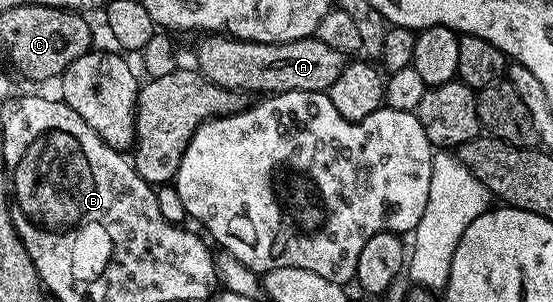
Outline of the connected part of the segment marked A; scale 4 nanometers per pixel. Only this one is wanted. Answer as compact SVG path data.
M209 34L204 37L205 41L197 48L197 64L201 75L207 77L211 82L215 82L215 86L223 86L232 92L244 92L252 94L252 92L261 92L257 94L276 94L278 92L323 92L328 93L331 82L335 82L335 78L339 78L339 74L343 72L347 63L346 53L340 52L332 46L327 46L327 42L319 42L316 38L307 40L296 40L295 42L283 42L282 44L253 44L250 40L239 40L228 34Z

